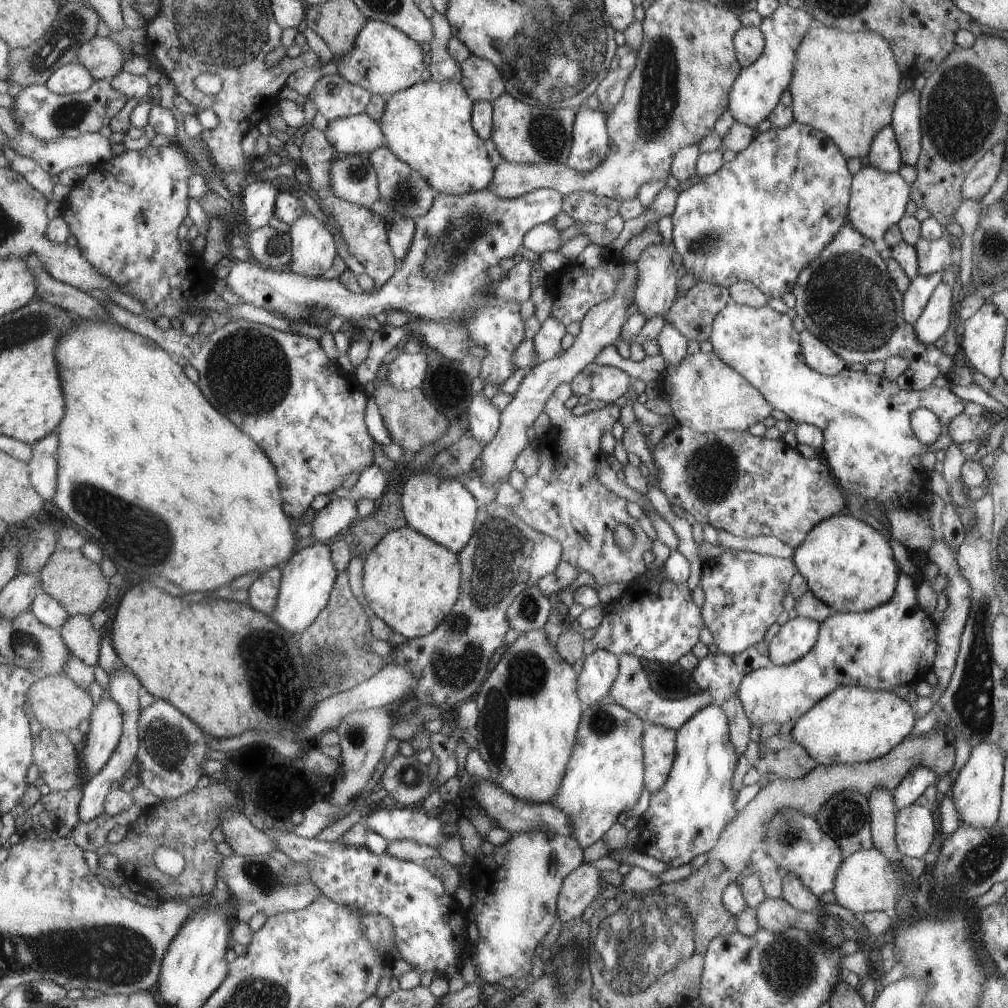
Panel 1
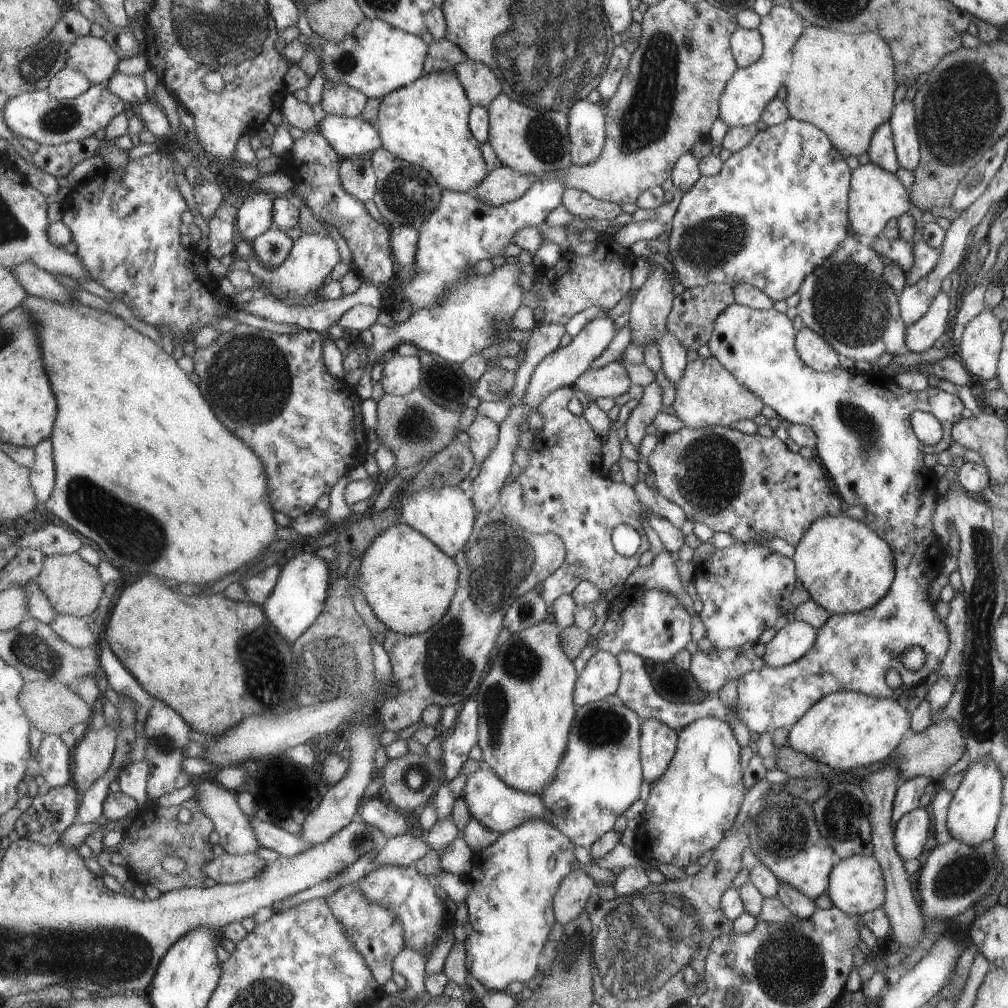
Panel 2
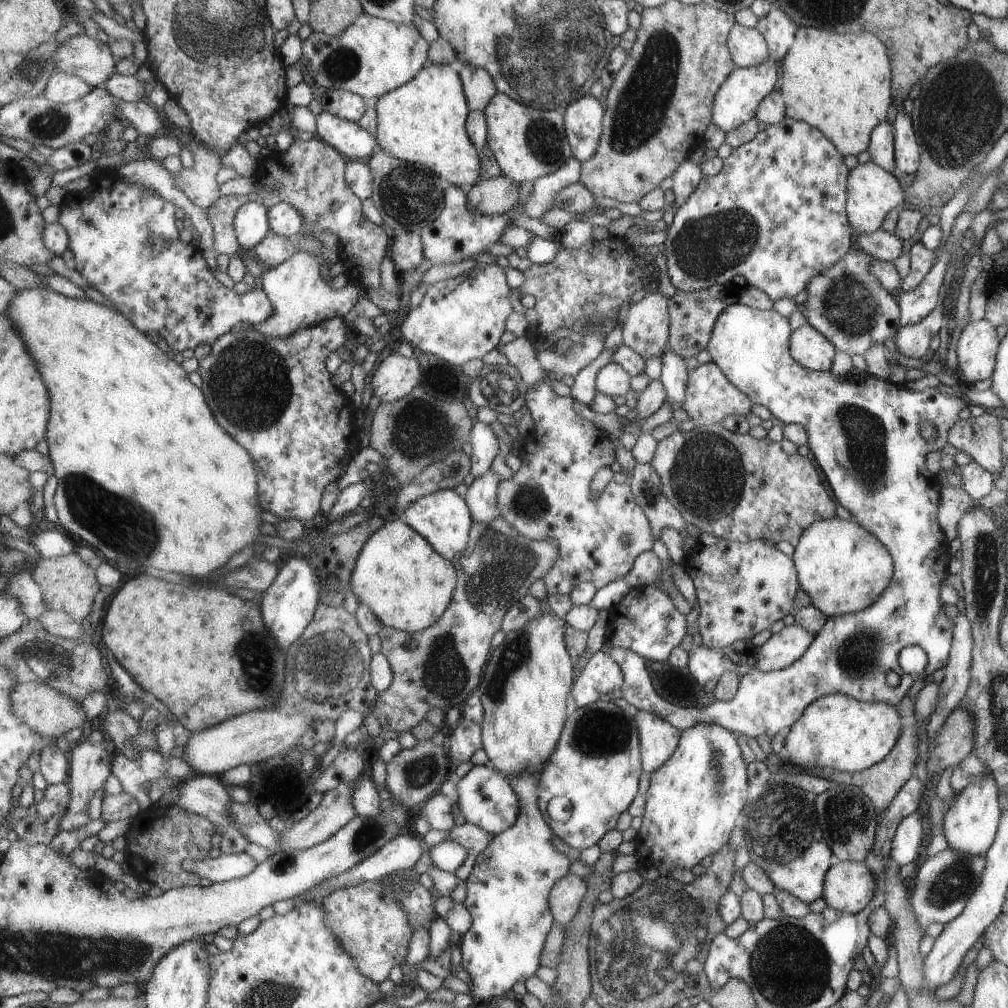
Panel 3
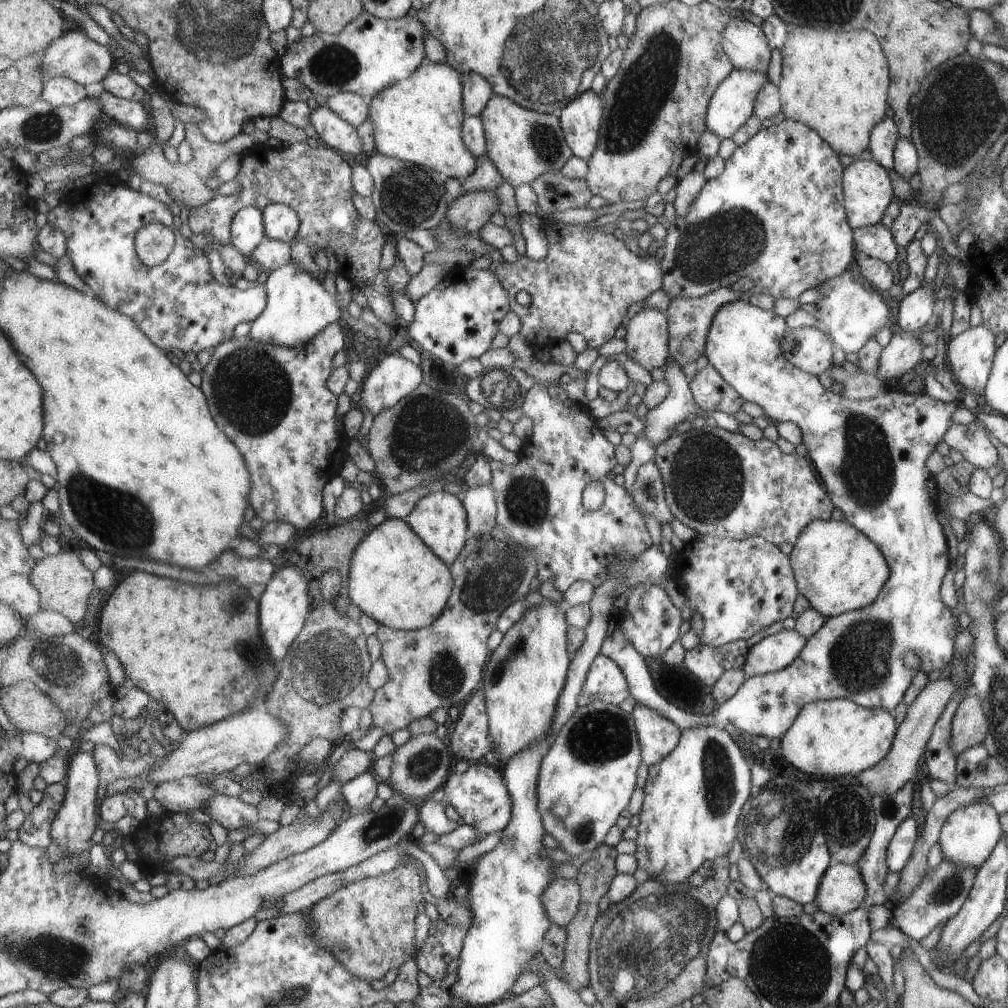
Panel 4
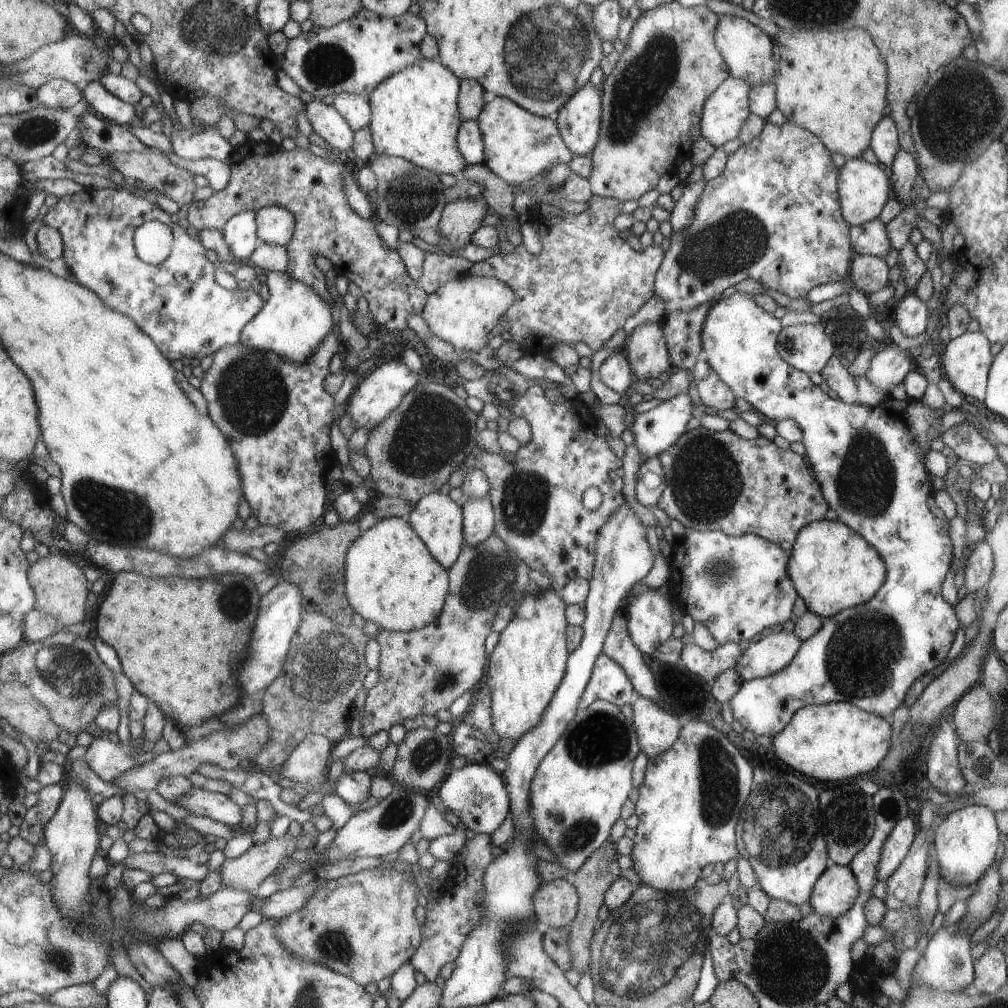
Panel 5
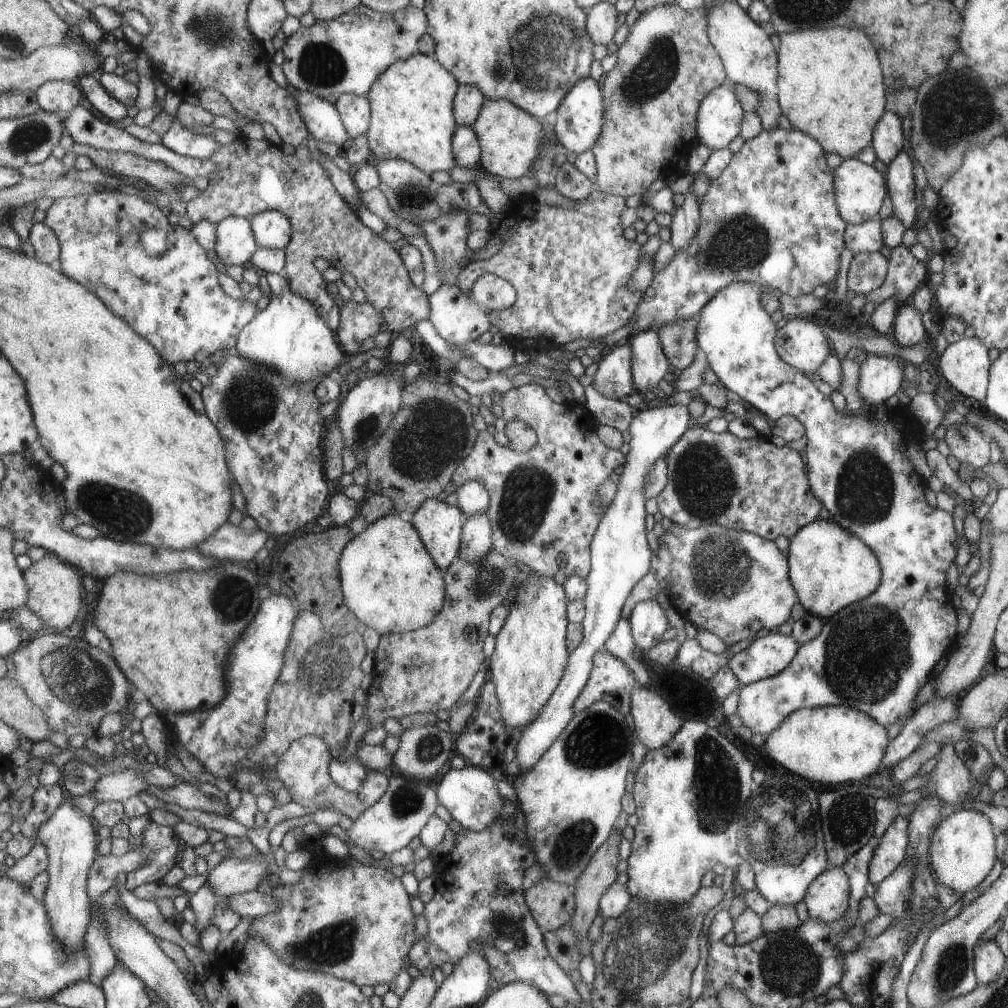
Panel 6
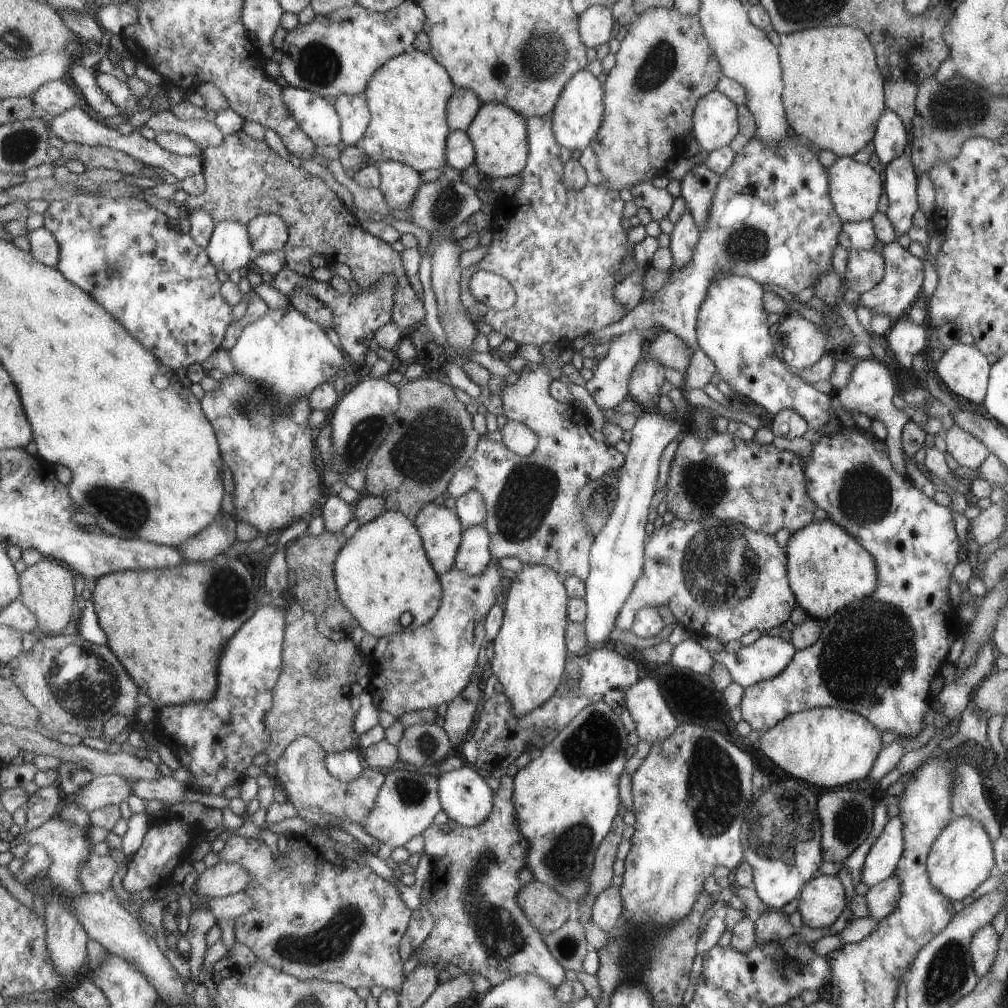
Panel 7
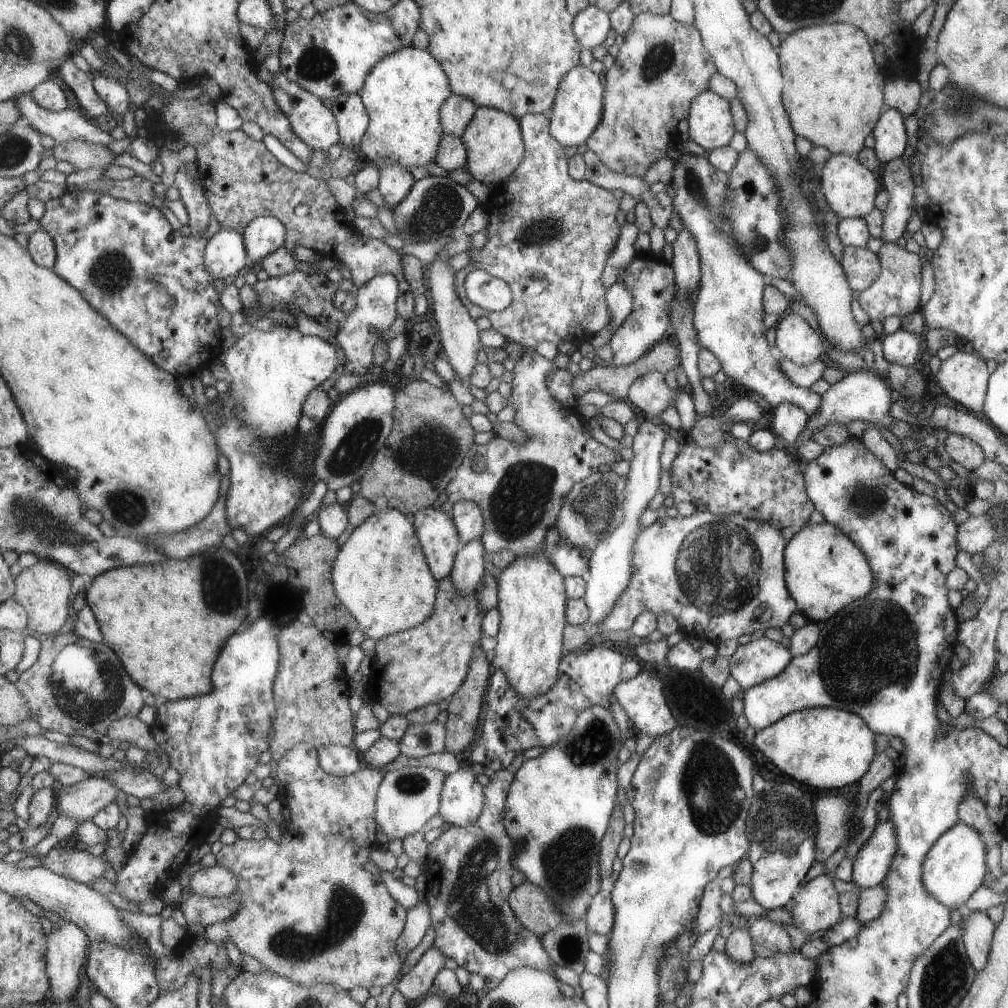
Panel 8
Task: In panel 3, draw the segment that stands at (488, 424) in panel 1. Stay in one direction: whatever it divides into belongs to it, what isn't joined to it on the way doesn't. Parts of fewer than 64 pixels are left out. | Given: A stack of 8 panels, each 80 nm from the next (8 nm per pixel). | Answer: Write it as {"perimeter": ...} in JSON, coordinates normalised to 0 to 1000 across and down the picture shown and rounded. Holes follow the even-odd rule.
{"perimeter":[[[473,418],[466,429],[468,448],[468,467],[470,476],[483,470],[489,462],[489,456],[495,450],[495,435],[484,421]]]}

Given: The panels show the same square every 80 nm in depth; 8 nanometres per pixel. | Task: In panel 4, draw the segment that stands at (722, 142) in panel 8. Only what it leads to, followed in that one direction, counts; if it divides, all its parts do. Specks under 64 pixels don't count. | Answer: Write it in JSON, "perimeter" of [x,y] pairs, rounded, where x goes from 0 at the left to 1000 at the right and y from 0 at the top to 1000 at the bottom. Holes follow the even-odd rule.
{"perimeter":[[[727,68],[710,87],[709,93],[702,103],[698,117],[700,129],[715,139],[724,137],[733,125],[747,114],[749,94],[759,80],[761,80],[759,72]]]}

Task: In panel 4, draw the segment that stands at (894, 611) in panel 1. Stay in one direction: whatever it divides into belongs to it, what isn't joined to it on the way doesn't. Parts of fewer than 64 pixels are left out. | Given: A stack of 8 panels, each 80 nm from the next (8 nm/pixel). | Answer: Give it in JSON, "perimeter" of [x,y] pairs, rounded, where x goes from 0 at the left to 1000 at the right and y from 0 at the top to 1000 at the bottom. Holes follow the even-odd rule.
{"perimeter":[[[729,297],[709,309],[699,334],[698,352],[737,398],[751,401],[758,412],[771,420],[785,418],[794,425],[802,455],[810,461],[825,499],[843,521],[853,525],[870,541],[881,559],[882,571],[864,599],[819,613],[816,621],[799,636],[793,649],[779,663],[741,672],[725,692],[709,696],[708,704],[702,709],[680,706],[662,696],[650,685],[639,651],[619,634],[614,617],[605,612],[595,648],[614,660],[622,675],[625,690],[631,697],[650,703],[656,710],[667,714],[676,725],[687,720],[711,717],[719,720],[725,717],[733,727],[737,725],[745,730],[760,730],[763,733],[775,731],[786,720],[794,702],[810,694],[838,693],[856,702],[890,706],[890,698],[898,694],[902,679],[906,679],[914,667],[927,671],[945,655],[948,631],[953,627],[949,607],[934,595],[934,579],[938,579],[938,571],[941,571],[941,561],[945,560],[945,556],[941,556],[941,532],[938,532],[938,520],[930,516],[931,480],[927,470],[918,462],[918,455],[945,421],[941,414],[951,398],[936,400],[917,389],[902,391],[897,387],[890,388],[885,381],[879,382],[875,390],[863,396],[847,398],[832,390],[826,391],[815,385],[810,373],[789,365],[779,357],[774,348],[774,337],[779,326],[781,323],[777,314],[771,313],[766,307],[757,308]],[[898,646],[912,650],[913,660],[910,663],[900,663],[896,659],[894,652]]]}

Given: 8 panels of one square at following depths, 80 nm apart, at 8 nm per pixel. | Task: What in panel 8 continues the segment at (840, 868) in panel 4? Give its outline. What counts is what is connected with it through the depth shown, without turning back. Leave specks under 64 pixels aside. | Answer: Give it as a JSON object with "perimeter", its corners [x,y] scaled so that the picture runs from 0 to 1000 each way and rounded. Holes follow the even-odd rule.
{"perimeter":[[[812,868],[792,881],[791,887],[783,892],[783,901],[781,901],[785,908],[786,918],[797,925],[797,927],[804,928],[811,923],[820,923],[829,916],[834,909],[833,902],[833,887],[828,884],[824,875],[824,870],[818,868]]]}

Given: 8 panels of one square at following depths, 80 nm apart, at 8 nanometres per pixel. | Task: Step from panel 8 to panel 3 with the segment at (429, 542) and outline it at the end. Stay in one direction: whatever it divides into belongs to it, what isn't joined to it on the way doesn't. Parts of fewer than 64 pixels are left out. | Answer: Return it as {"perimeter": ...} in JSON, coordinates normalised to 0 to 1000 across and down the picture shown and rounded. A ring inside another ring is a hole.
{"perimeter":[[[438,485],[425,490],[400,509],[400,516],[417,528],[443,556],[448,557],[465,542],[466,528],[470,521],[468,508],[461,493],[453,490],[450,485]]]}

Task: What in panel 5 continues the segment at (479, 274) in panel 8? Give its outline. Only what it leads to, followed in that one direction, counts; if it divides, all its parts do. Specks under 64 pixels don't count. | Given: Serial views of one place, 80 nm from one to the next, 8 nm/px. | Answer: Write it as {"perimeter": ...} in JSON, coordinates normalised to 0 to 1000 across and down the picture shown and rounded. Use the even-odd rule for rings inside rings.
{"perimeter":[[[464,270],[443,279],[425,296],[418,313],[427,329],[449,345],[474,349],[483,341],[483,333],[496,320],[496,315],[509,304],[511,287],[493,275],[464,274]]]}

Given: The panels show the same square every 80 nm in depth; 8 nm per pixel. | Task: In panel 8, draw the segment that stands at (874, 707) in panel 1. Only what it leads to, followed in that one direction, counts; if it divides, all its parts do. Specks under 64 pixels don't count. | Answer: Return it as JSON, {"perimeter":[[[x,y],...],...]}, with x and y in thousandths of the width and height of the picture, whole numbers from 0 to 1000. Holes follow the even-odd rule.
{"perimeter":[[[803,701],[785,705],[769,717],[749,726],[747,738],[759,752],[797,778],[830,784],[850,776],[868,750],[868,728],[858,715],[845,706],[824,701]]]}

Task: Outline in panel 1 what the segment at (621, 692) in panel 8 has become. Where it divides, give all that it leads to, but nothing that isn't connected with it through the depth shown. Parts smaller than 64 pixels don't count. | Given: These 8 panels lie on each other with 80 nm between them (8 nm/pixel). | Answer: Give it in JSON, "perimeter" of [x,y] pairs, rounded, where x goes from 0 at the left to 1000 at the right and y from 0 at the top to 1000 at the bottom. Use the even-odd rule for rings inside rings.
{"perimeter":[[[655,719],[642,720],[638,730],[638,744],[639,782],[644,788],[650,788],[659,780],[663,773],[663,768],[667,764],[671,745],[671,726]]]}

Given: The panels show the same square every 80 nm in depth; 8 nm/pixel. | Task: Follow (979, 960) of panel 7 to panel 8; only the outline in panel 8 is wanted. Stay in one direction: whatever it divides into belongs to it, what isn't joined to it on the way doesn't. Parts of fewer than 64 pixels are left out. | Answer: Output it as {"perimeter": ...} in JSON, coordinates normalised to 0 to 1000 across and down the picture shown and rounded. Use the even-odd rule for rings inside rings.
{"perimeter":[[[961,904],[959,911],[954,915],[954,930],[956,941],[966,961],[973,962],[979,954],[983,940],[984,929],[988,920],[974,904]]]}

